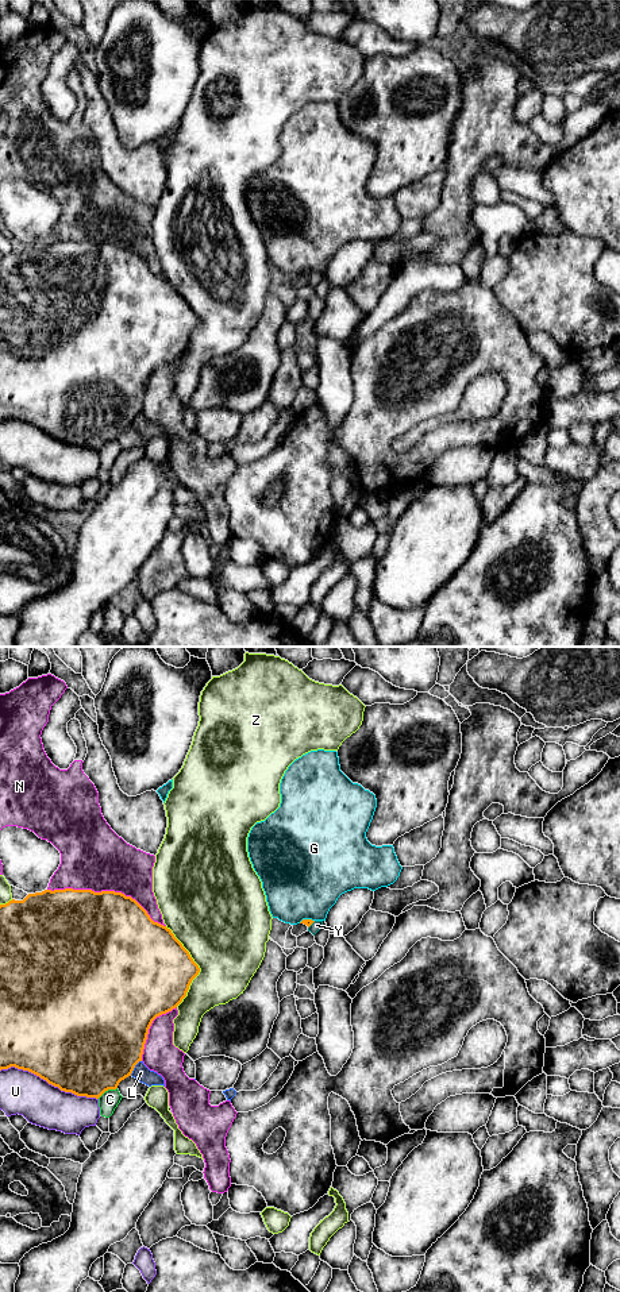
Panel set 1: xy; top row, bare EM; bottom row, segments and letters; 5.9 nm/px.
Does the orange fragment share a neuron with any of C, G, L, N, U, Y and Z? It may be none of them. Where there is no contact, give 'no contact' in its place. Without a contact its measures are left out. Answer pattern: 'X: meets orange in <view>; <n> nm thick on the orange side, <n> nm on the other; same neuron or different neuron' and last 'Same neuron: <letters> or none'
C: meets orange in xy; 500 nm thick on the orange side, 110 nm on the other; different neuron
G: meets orange in xy; 50 nm thick on the orange side, 480 nm on the other; different neuron
L: meets orange in xy; 500 nm thick on the orange side, 90 nm on the other; different neuron
N: meets orange in xy; 500 nm thick on the orange side, 380 nm on the other; different neuron
U: meets orange in xy; 500 nm thick on the orange side, 260 nm on the other; different neuron
Y: meets orange in xy; 50 nm thick on the orange side, 60 nm on the other; same neuron
Z: meets orange in xy; 440 nm thick on the orange side, 480 nm on the other; different neuron
Same neuron: Y

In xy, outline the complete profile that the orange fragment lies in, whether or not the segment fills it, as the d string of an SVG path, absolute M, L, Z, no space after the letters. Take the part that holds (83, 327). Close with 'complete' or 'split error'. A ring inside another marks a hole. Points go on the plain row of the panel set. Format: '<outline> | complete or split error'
M45 242L28 246L23 252L0 257L0 423L15 419L28 423L61 443L99 451L105 443L116 441L142 413L145 396L153 373L176 360L186 348L200 320L170 281L154 274L131 248L122 244L92 242Z | complete

